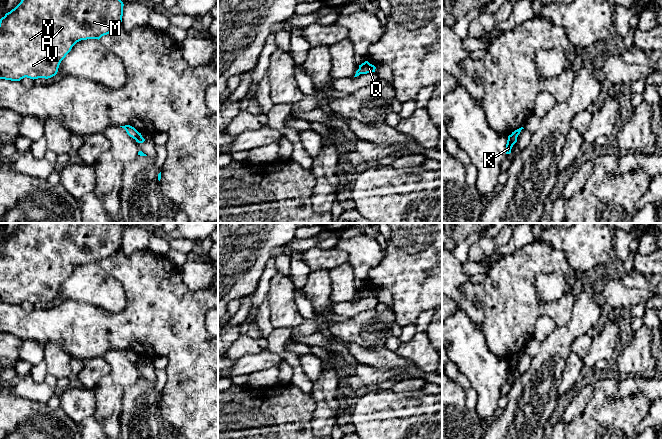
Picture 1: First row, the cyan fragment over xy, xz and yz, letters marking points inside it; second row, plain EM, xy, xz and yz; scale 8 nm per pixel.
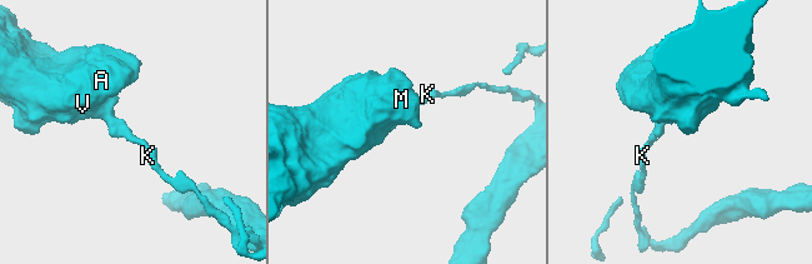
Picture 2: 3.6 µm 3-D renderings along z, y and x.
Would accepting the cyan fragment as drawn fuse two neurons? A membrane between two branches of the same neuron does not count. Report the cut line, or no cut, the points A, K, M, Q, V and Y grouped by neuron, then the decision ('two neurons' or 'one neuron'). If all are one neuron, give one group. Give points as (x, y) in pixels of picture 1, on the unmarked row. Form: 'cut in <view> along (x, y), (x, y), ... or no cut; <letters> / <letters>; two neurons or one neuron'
cut in xy along (139, 357), (134, 362); A M V Y / K Q; two neurons

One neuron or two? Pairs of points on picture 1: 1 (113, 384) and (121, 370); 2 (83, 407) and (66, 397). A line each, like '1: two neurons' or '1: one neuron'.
1: one neuron
2: one neuron

